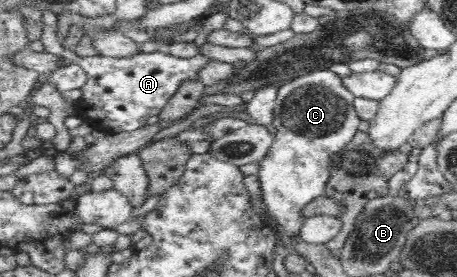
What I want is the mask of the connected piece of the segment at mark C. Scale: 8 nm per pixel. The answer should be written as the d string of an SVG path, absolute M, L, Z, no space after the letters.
M329 70L312 71L285 82L279 87L275 106L273 127L277 129L273 145L268 154L259 162L256 174L259 181L261 198L266 205L267 214L292 236L299 236L300 227L306 220L301 210L317 197L325 195L326 186L331 178L331 166L337 156L347 150L347 144L355 140L359 132L361 118L354 108L353 94L343 86L342 78Z

